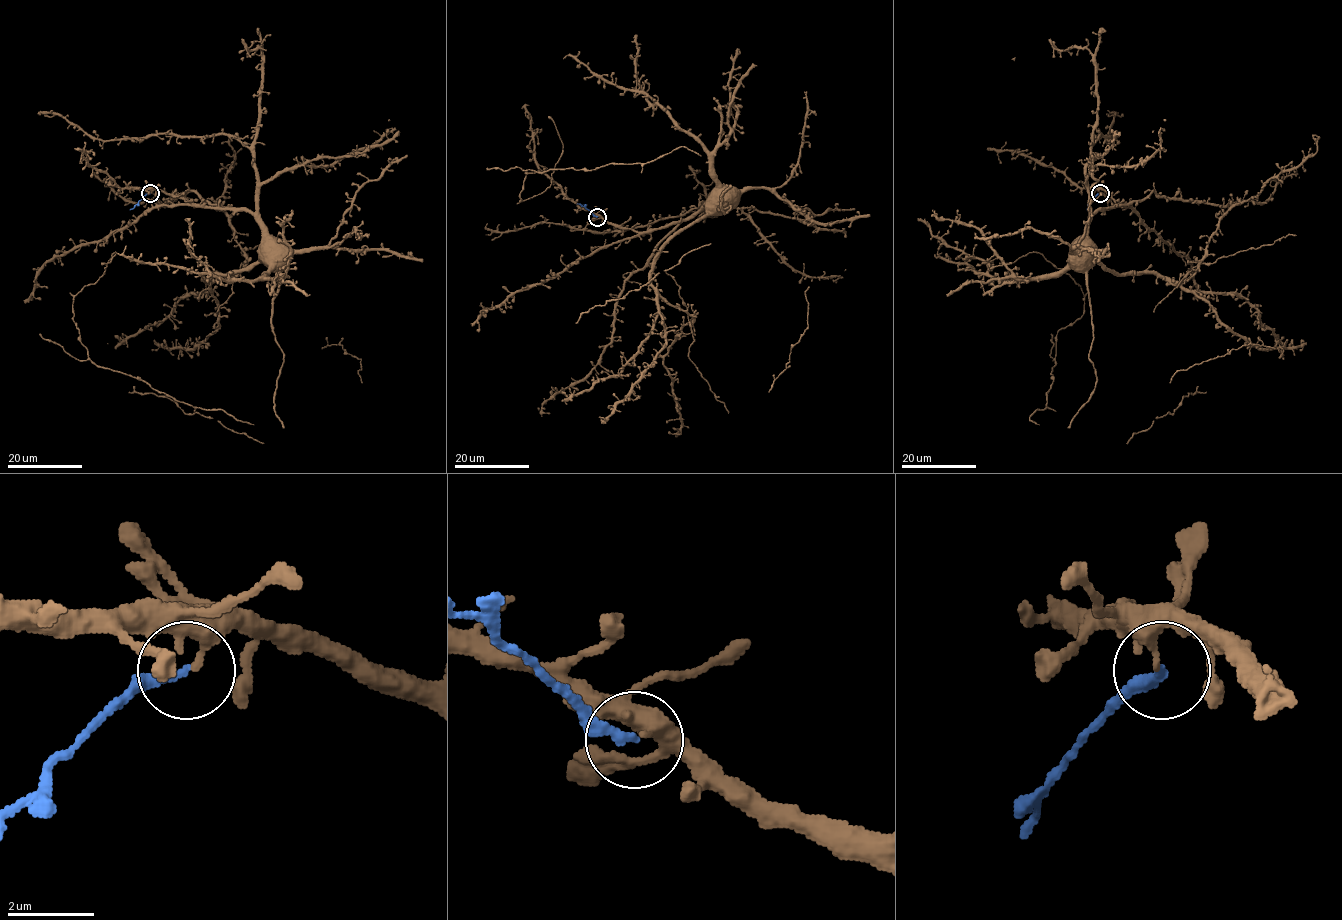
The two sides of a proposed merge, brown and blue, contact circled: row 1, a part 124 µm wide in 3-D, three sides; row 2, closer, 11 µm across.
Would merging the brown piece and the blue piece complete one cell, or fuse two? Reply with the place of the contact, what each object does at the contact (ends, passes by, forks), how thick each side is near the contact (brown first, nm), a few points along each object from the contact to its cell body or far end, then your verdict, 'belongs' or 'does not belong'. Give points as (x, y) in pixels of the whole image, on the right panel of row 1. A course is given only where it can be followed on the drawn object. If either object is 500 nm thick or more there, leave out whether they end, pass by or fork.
(1100, 193) | brown ends | blue ends | 220/240 nm | brown via (1099, 193), (1104, 189), (1115, 204), (1102, 208), (1091, 217), (1077, 250), (1081, 248) | blue via (1100, 193), (1087, 210) | does not belong

